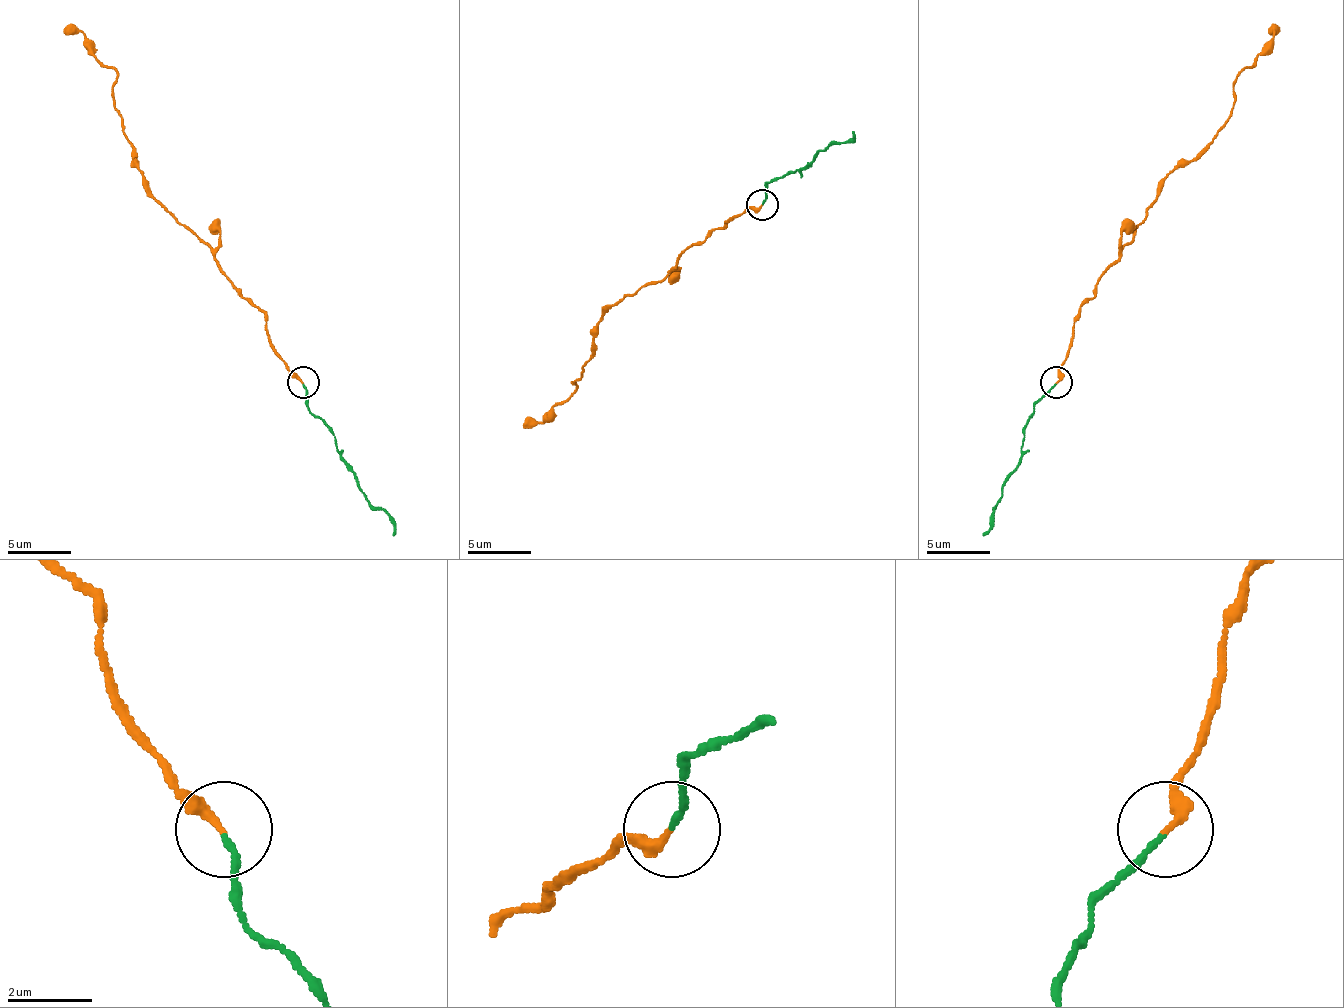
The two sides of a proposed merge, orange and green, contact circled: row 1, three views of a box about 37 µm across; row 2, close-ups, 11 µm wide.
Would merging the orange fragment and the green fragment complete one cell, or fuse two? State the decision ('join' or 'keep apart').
join

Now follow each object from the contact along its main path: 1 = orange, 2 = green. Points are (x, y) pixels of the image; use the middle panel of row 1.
1: (762, 205), (688, 247), (659, 282), (624, 295), (599, 320), (577, 387), (545, 422), (522, 425)
2: (762, 205), (771, 180), (793, 173), (822, 151), (851, 142), (851, 132)

